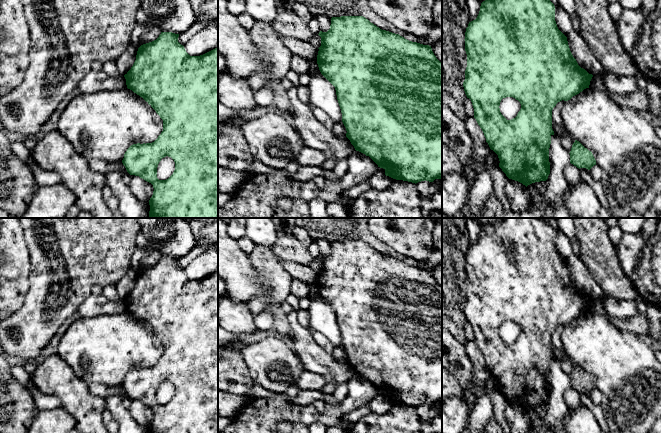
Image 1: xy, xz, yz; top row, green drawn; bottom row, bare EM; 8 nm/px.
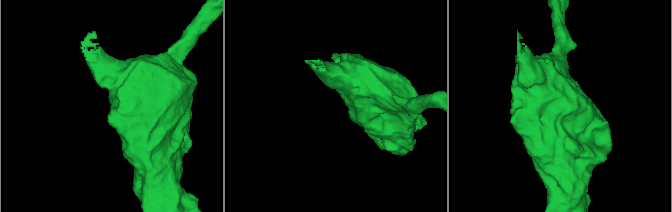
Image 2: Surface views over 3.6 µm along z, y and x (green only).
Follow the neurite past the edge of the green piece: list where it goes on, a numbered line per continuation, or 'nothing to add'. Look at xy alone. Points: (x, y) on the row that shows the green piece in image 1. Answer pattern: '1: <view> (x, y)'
nothing to add

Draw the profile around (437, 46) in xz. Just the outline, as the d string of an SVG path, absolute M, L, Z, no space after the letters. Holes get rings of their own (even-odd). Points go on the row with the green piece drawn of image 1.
M442 41L435 42L431 48L436 58L442 63Z

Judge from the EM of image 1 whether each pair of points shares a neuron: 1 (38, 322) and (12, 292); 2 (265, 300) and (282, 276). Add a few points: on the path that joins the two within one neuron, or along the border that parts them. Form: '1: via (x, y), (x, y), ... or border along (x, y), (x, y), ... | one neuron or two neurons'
1: border along (30, 282), (23, 303), (12, 313) | two neurons
2: via (271, 294), (279, 286), (279, 282) | one neuron

